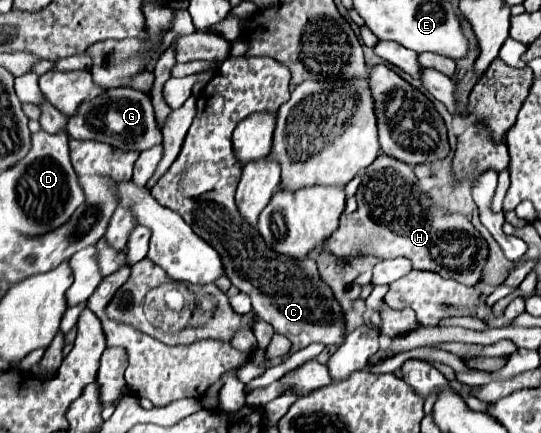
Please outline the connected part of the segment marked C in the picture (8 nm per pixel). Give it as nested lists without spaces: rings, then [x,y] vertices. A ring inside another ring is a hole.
[[[230,56],[226,62],[222,62],[214,74],[214,78],[204,86],[204,90],[200,92],[198,100],[196,100],[196,118],[184,138],[182,150],[178,154],[178,158],[174,160],[174,164],[170,166],[170,170],[154,184],[154,188],[150,190],[152,196],[166,208],[178,212],[186,224],[190,224],[190,228],[204,238],[220,256],[222,256],[222,264],[226,268],[226,276],[232,280],[232,284],[236,288],[240,288],[240,292],[246,292],[252,298],[252,310],[256,312],[256,316],[260,316],[262,320],[270,322],[272,328],[278,334],[284,334],[290,342],[292,348],[288,354],[282,356],[282,360],[286,360],[290,354],[294,354],[300,348],[306,348],[310,342],[322,342],[322,344],[340,344],[342,342],[342,332],[344,332],[344,320],[342,320],[342,310],[340,304],[334,300],[334,294],[330,290],[330,286],[326,286],[318,274],[318,266],[314,260],[310,258],[288,258],[288,256],[280,256],[274,250],[270,250],[264,240],[262,240],[262,248],[260,248],[260,234],[256,228],[250,228],[250,224],[246,224],[246,220],[240,216],[235,203],[235,191],[240,180],[240,172],[242,168],[236,166],[234,160],[234,152],[232,152],[232,132],[234,128],[246,120],[250,114],[254,112],[270,112],[276,114],[278,108],[290,100],[290,68],[284,66],[282,62],[268,58],[268,56]],[[196,164],[204,164],[208,174],[216,174],[218,180],[214,184],[214,190],[204,192],[198,198],[186,198],[182,194],[182,178],[184,172]]]

